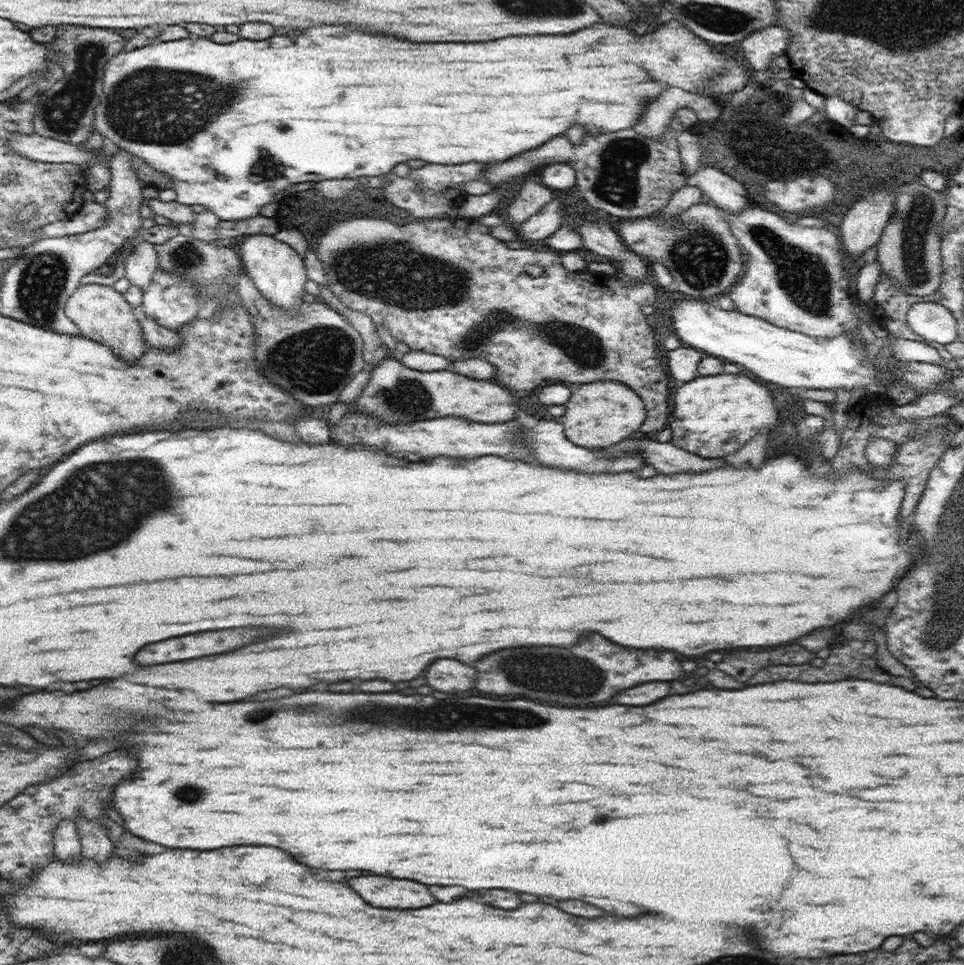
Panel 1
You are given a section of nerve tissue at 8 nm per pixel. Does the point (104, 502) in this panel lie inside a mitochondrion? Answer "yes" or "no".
yes

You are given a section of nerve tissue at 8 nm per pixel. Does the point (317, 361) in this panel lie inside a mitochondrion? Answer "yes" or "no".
yes

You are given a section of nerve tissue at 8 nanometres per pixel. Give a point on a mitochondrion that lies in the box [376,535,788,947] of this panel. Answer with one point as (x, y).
(579, 680)

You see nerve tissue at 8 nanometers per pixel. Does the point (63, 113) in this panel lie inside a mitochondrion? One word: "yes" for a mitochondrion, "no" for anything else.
yes

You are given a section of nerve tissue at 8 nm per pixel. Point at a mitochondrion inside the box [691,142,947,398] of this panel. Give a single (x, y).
(802, 275)

